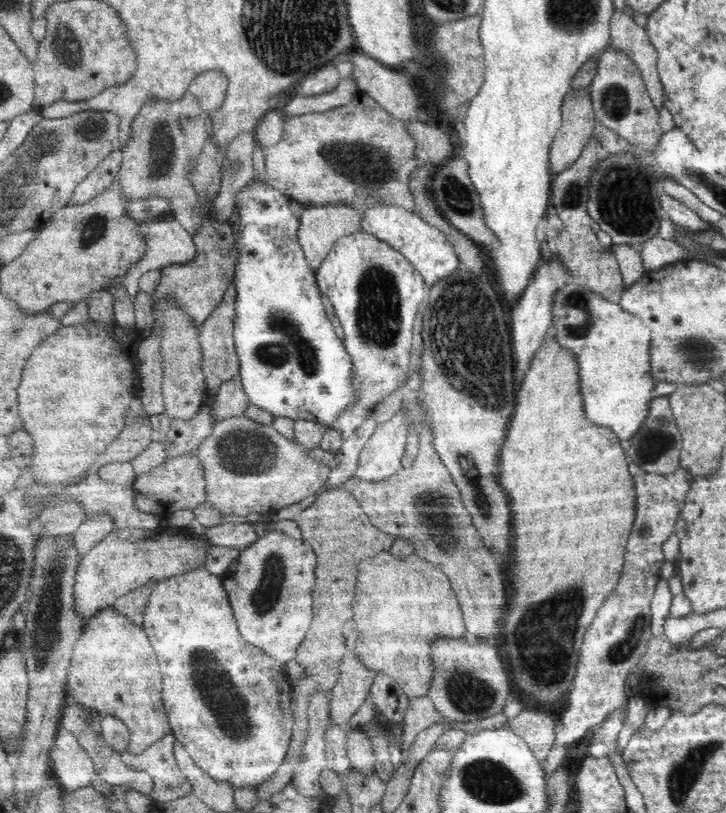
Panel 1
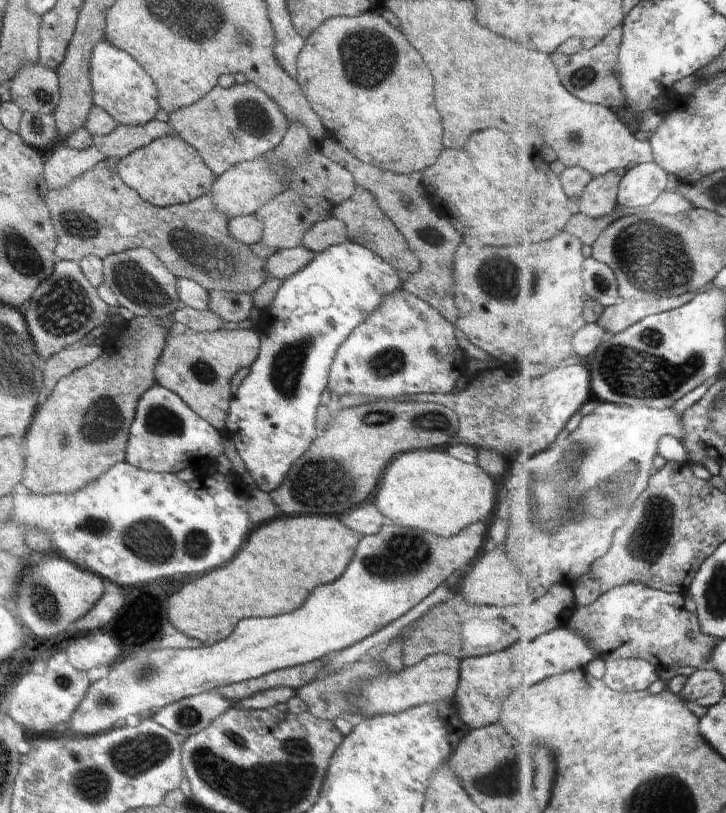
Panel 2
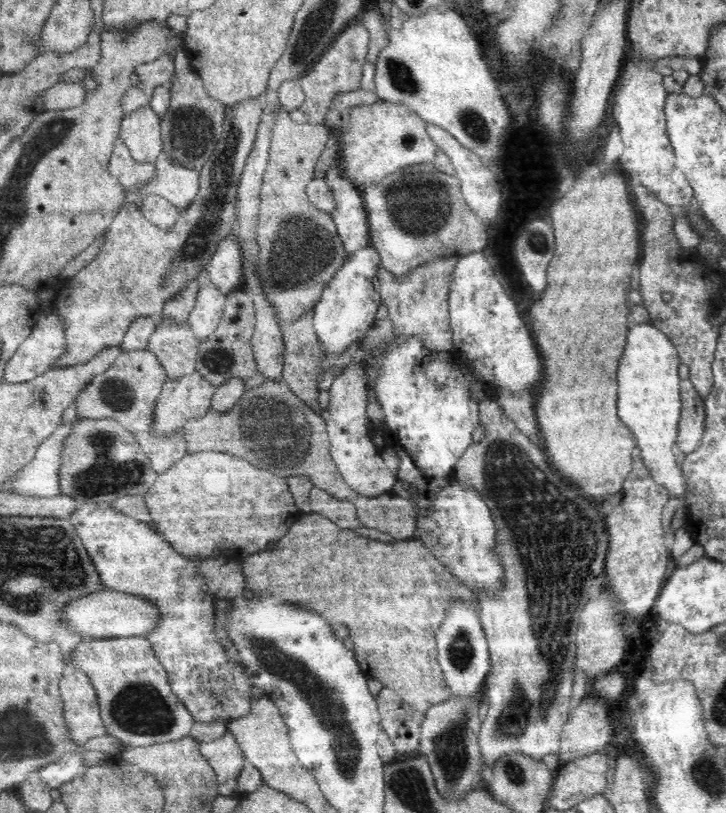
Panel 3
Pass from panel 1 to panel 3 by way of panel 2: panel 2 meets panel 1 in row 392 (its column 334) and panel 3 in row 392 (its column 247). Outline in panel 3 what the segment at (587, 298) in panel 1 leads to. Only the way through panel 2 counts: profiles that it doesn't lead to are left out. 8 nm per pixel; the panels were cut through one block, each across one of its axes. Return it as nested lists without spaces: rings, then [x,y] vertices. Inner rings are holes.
[[[649,322],[631,323],[628,330],[626,350],[618,368],[618,416],[632,430],[642,461],[650,469],[652,478],[667,490],[669,496],[681,502],[686,513],[686,479],[672,453],[681,419],[681,379],[678,375],[681,360],[672,341]]]

